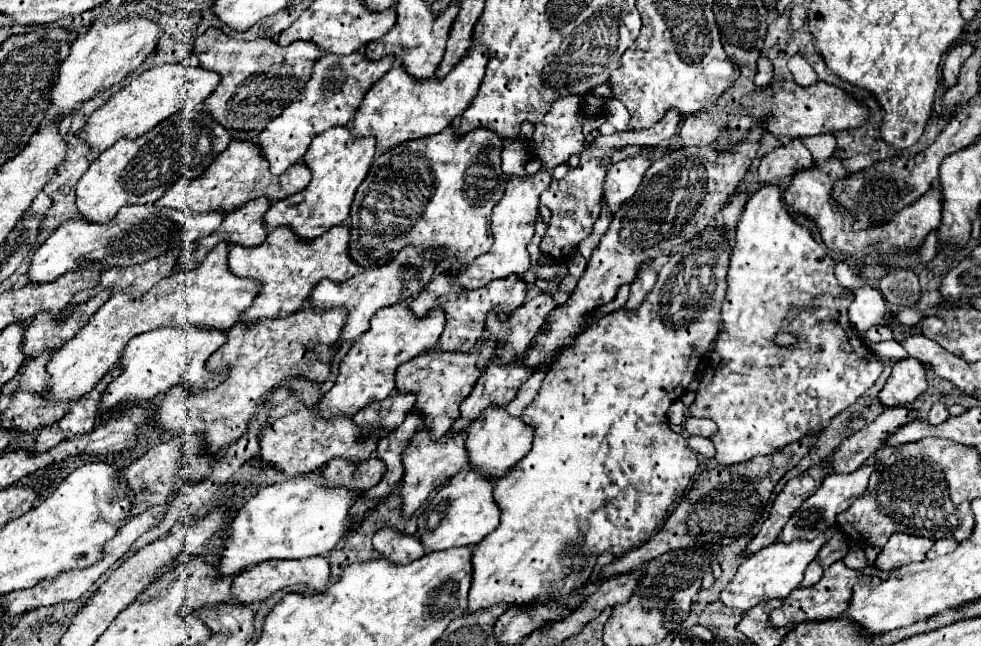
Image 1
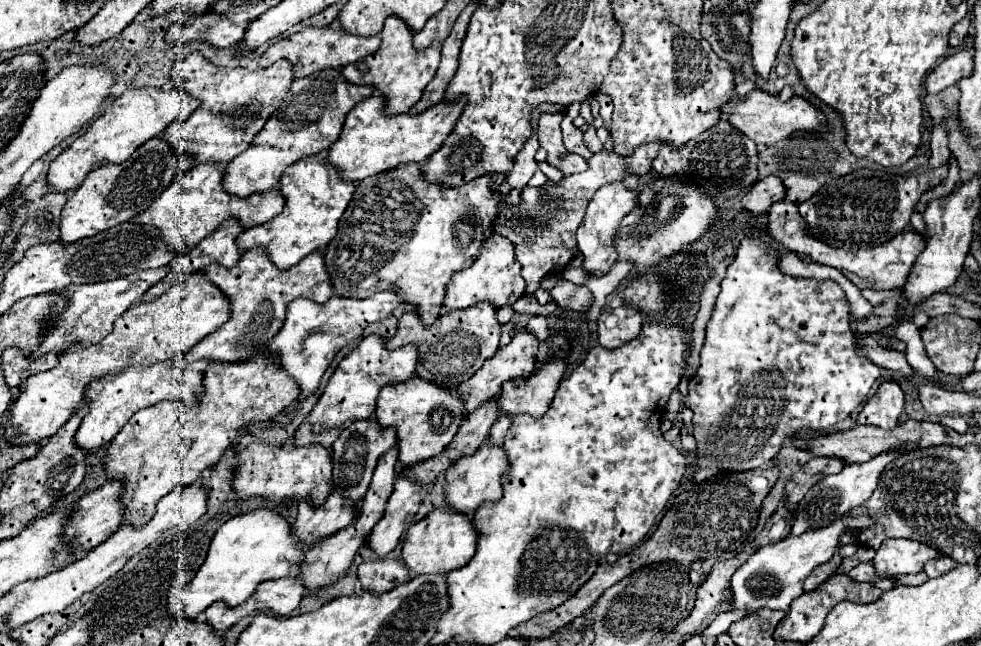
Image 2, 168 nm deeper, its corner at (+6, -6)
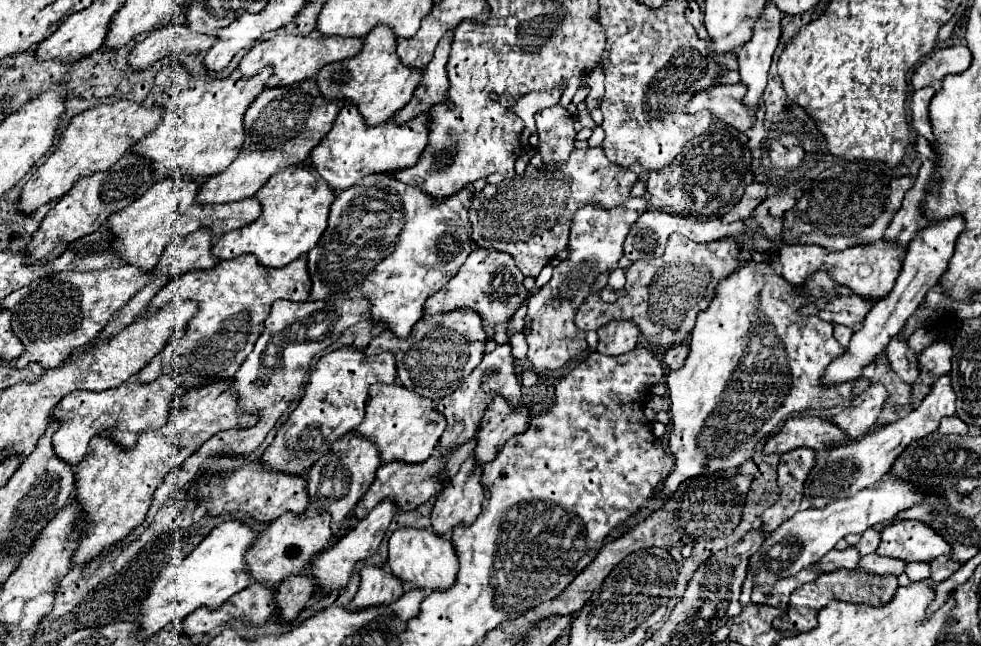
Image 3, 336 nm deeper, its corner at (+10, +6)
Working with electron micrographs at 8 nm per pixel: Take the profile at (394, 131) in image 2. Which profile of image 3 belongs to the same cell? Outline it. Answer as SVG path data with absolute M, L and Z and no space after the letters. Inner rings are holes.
M345 104L325 140L311 152L311 166L319 172L321 178L327 180L327 184L335 190L347 190L349 186L355 186L359 178L371 172L395 172L401 168L413 166L421 152L425 150L425 144L429 142L429 114L415 116L409 120L409 124L397 124L395 118L385 120L383 124L369 126L355 104Z

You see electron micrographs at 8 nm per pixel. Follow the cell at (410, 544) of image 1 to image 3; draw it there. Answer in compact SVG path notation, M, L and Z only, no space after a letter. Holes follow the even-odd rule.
M365 566L359 572L361 586L351 600L351 608L367 608L377 604L389 604L403 594L403 582L381 566Z

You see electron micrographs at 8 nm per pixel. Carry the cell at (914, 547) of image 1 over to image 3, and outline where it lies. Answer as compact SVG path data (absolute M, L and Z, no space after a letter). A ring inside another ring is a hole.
M901 520L881 532L877 554L899 558L905 562L931 562L941 554L949 554L951 546L929 526L917 520Z

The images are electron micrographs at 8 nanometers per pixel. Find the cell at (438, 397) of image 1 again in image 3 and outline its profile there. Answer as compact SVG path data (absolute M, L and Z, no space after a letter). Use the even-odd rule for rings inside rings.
M373 384L369 392L371 394L367 400L367 412L357 432L371 438L379 446L383 462L399 460L419 464L427 460L433 454L447 424L445 416L433 408L433 400L417 396L403 384Z

